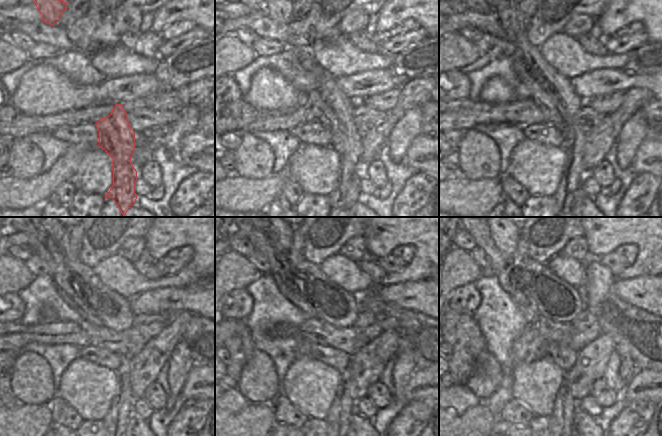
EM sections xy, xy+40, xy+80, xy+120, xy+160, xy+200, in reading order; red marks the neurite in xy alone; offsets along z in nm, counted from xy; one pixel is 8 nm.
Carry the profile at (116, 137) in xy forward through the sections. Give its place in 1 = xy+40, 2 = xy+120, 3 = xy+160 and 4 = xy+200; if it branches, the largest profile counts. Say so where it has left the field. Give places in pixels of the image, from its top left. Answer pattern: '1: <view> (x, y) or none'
1: xy+40 (336, 108)
2: xy+120 (104, 307)
3: xy+160 (331, 303)
4: xy+200 (556, 300)

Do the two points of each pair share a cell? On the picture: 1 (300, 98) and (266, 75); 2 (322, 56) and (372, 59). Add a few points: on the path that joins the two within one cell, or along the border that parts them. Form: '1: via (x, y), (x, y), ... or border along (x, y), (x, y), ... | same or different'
1: via (292, 98), (289, 98), (274, 83) | same
2: via (334, 56), (350, 56), (353, 59), (360, 59) | same

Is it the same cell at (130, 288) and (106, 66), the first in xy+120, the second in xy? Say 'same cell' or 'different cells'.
same cell

